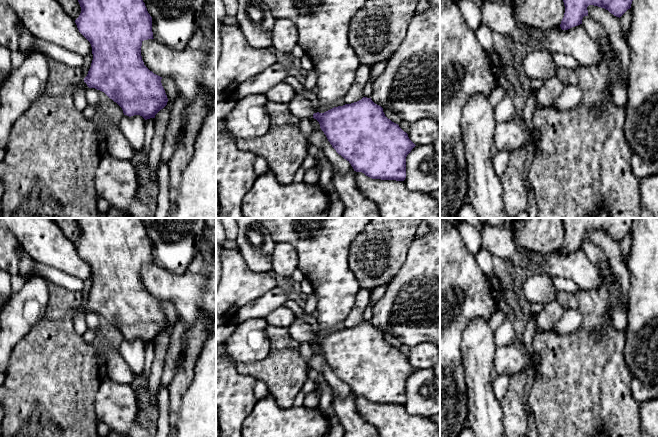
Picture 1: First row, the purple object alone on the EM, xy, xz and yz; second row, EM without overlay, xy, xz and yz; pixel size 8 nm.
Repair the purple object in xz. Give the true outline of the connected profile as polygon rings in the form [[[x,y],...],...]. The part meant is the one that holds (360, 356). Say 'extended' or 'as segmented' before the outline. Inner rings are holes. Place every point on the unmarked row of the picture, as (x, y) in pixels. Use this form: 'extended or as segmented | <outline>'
extended | [[[296,317],[288,330],[292,338],[299,342],[316,343],[332,371],[351,388],[354,395],[362,396],[372,403],[405,404],[406,381],[416,369],[398,348],[385,340],[383,332],[371,322],[363,321],[357,326],[316,337],[310,324]]]

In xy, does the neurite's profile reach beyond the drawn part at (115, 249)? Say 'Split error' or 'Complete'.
Split error

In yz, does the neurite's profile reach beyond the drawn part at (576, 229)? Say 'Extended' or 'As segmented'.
As segmented

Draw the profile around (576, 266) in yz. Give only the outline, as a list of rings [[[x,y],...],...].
[[[582,248],[568,254],[562,254],[560,249],[558,249],[543,256],[543,269],[551,278],[560,277],[570,279],[584,291],[598,289],[603,282],[603,277],[598,266],[589,260]]]

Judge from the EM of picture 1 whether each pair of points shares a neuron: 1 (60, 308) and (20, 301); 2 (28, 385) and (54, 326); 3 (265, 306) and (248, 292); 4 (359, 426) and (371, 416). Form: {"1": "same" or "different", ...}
{"1": "different", "2": "same", "3": "different", "4": "different"}

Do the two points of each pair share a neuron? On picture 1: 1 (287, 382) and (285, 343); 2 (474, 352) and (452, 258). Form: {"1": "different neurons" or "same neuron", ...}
{"1": "same neuron", "2": "different neurons"}

